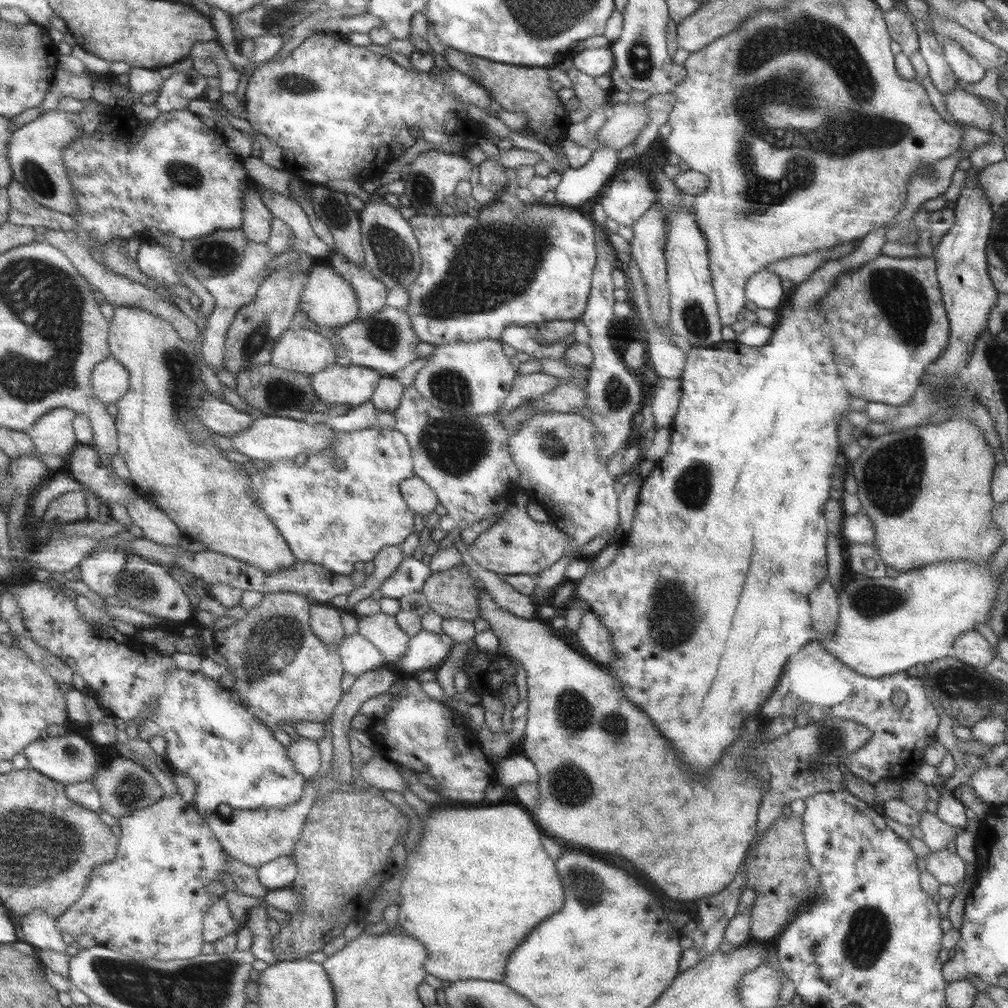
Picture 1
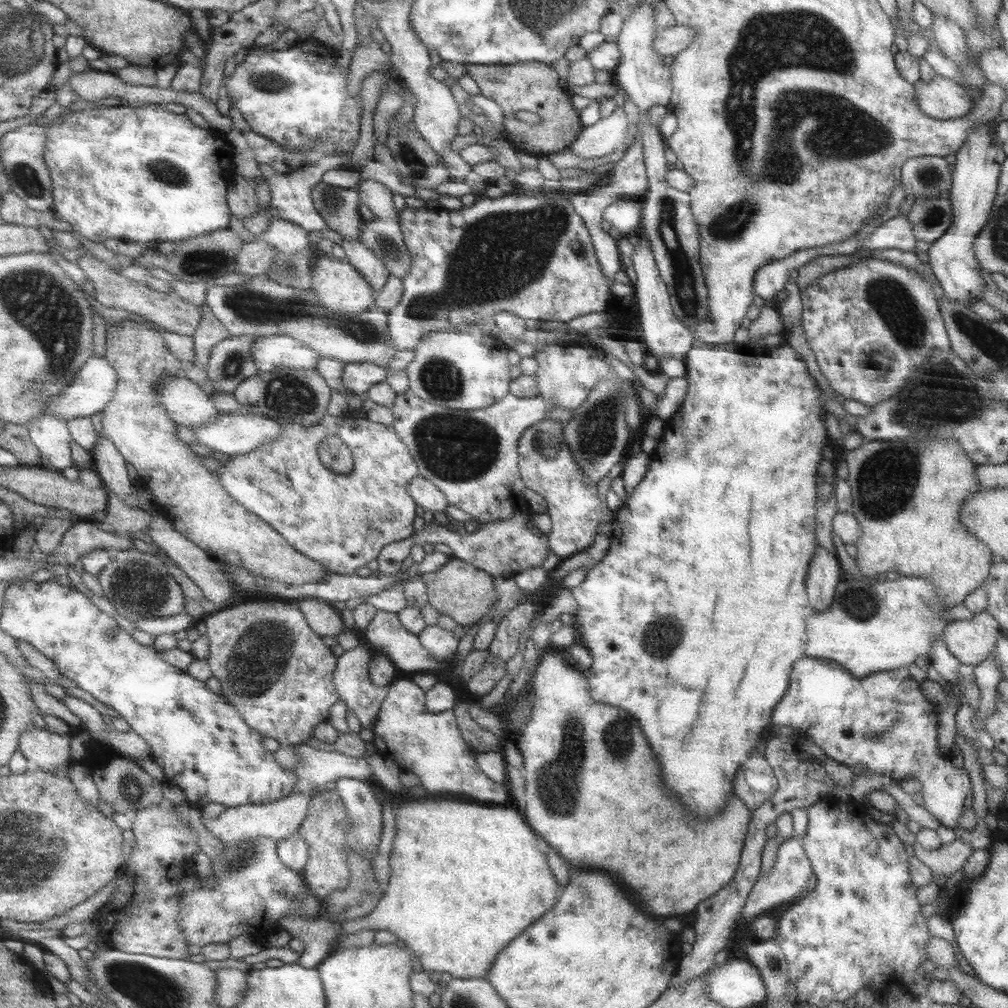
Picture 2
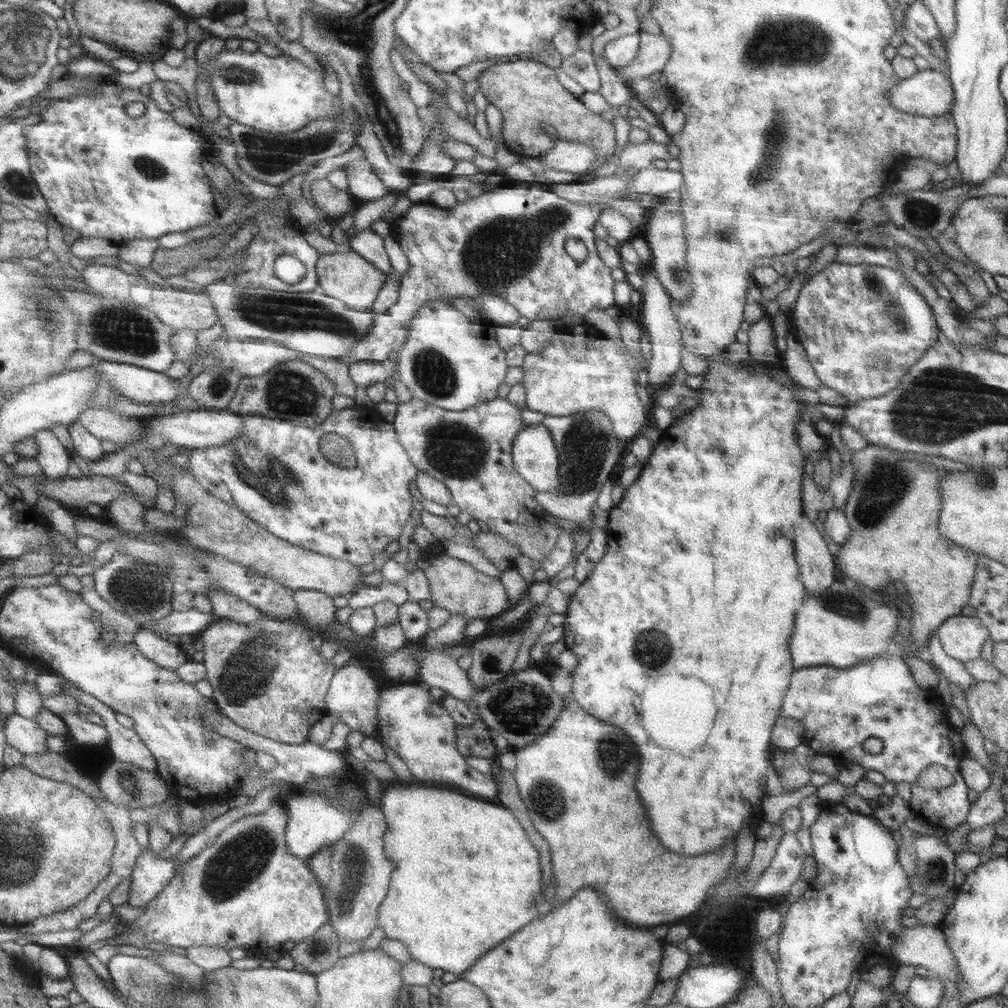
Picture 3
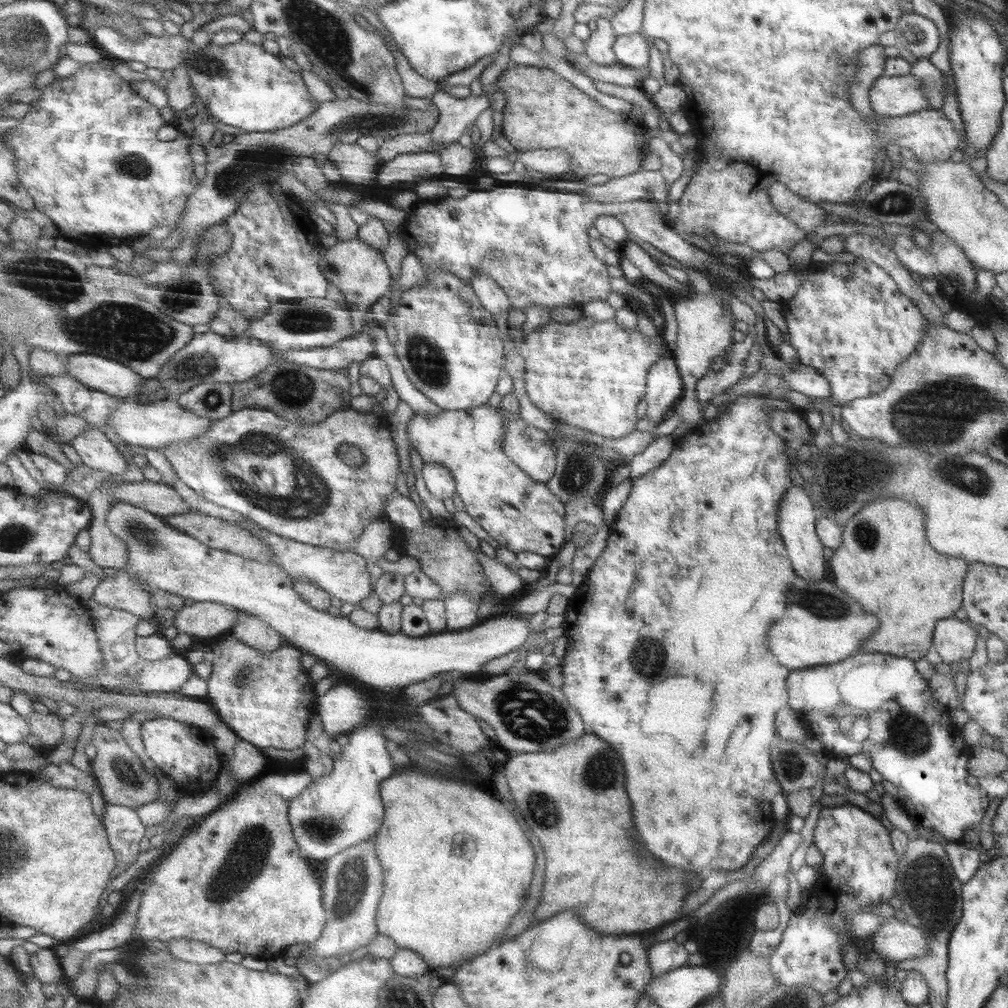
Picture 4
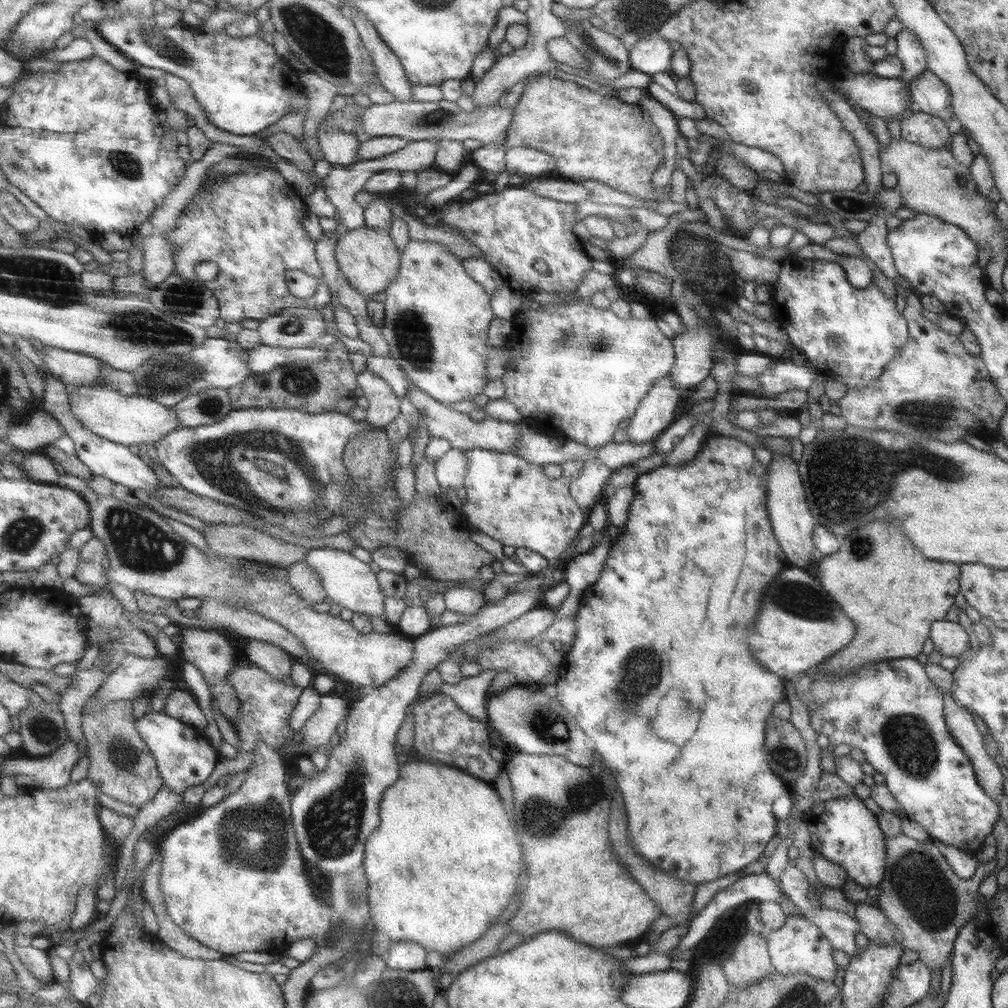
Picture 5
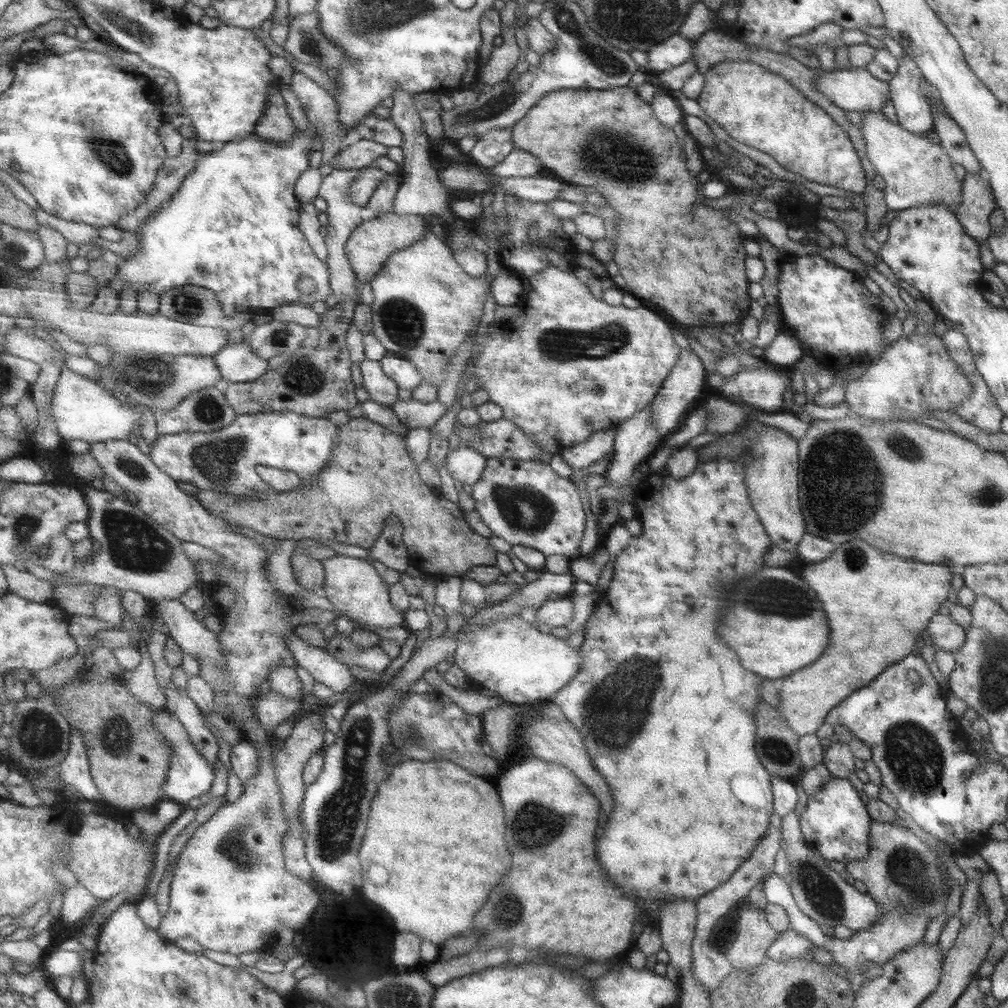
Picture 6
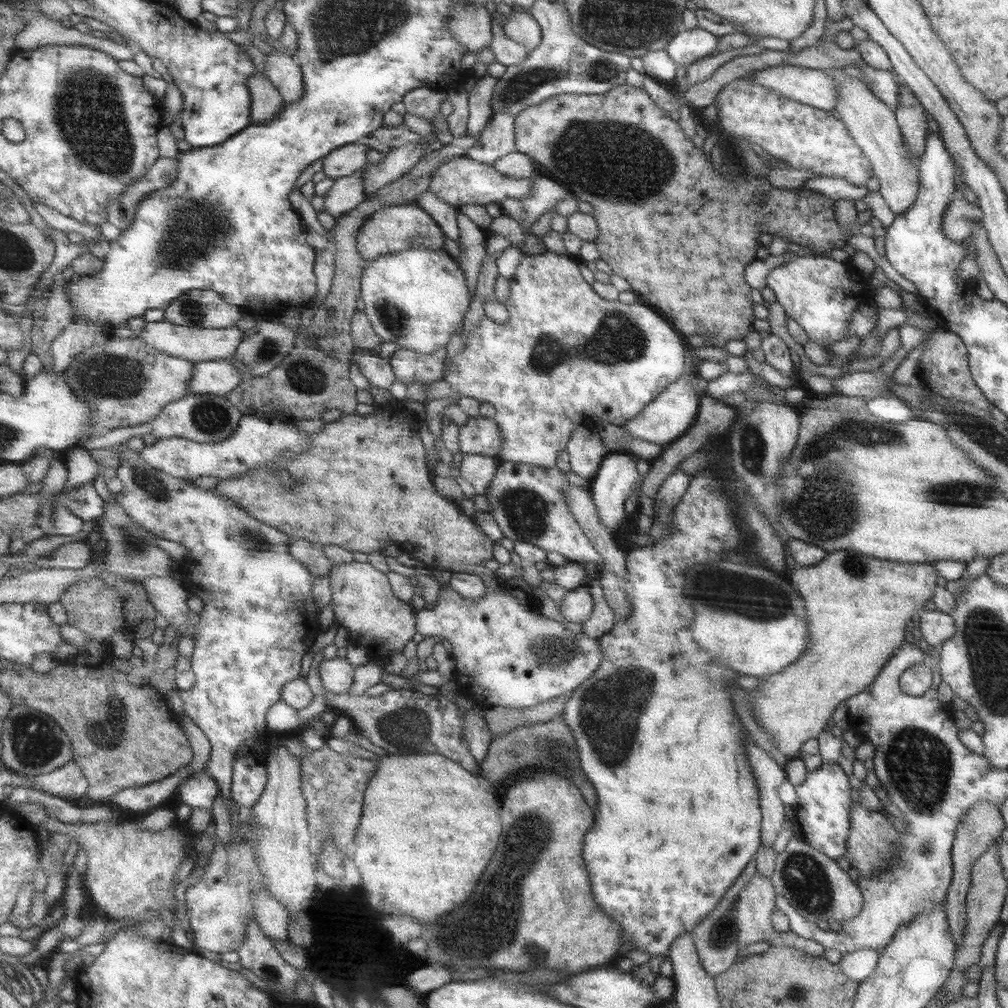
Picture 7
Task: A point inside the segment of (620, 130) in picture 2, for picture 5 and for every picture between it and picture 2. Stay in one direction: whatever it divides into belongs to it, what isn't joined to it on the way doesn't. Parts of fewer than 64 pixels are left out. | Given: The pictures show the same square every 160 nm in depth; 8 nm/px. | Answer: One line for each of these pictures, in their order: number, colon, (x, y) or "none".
3: (571, 156)
4: (556, 162)
5: (521, 160)

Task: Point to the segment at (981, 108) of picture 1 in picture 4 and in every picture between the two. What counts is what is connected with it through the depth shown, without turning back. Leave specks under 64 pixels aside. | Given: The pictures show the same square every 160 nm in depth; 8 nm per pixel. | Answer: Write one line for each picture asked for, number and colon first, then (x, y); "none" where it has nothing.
2: (941, 98)
3: (929, 93)
4: (890, 96)

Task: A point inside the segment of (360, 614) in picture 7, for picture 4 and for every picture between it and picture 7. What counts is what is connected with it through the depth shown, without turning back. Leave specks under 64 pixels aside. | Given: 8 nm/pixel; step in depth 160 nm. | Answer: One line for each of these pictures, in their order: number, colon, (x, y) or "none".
4: (345, 574)
5: (351, 582)
6: (354, 586)

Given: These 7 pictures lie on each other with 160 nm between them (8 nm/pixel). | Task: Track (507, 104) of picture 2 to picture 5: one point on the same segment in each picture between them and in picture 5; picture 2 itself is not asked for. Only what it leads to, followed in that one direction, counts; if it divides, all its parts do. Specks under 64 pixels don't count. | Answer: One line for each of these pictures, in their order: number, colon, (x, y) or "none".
3: (529, 92)
4: (544, 110)
5: (593, 136)

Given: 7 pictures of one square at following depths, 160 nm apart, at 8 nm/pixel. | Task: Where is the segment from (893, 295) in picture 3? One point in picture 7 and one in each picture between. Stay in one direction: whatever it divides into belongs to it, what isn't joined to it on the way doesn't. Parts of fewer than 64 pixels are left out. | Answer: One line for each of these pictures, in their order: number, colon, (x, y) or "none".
4: (849, 321)
5: (848, 333)
6: (829, 310)
7: (820, 294)

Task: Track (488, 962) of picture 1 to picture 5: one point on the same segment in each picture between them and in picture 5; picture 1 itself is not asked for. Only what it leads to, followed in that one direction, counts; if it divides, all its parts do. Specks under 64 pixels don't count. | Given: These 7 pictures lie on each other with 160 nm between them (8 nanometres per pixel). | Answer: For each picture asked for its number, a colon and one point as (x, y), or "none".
2: (467, 880)
3: (469, 878)
4: (460, 867)
5: (448, 860)

